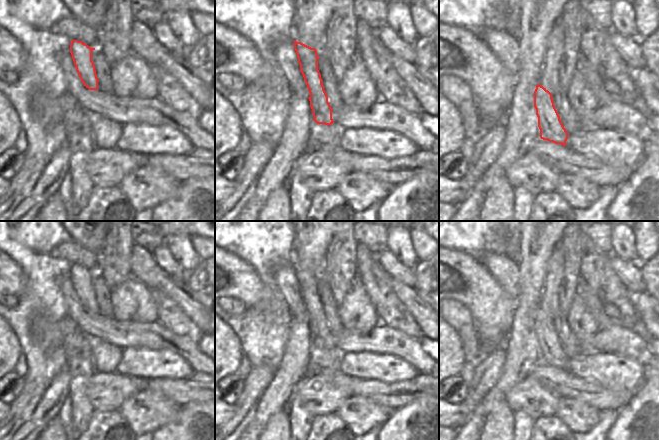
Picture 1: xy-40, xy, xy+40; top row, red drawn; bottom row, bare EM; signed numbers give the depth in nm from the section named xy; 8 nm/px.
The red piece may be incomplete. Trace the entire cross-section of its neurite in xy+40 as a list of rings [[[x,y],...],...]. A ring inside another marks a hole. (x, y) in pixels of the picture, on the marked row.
[[[539,84],[536,85],[534,91],[534,107],[538,117],[540,138],[566,146],[568,132],[564,128],[554,106],[552,94]]]

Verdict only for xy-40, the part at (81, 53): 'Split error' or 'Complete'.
Split error.

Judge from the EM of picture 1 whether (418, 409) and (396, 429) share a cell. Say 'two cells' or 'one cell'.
one cell

